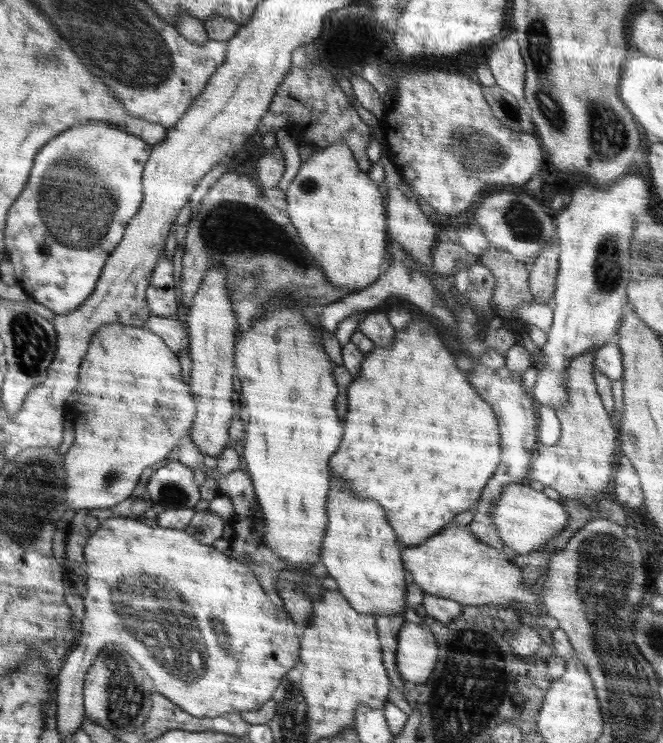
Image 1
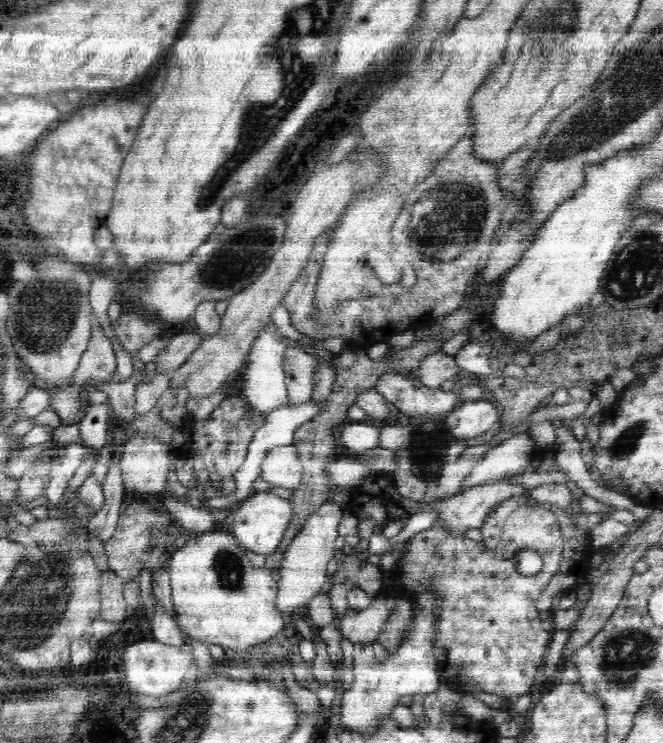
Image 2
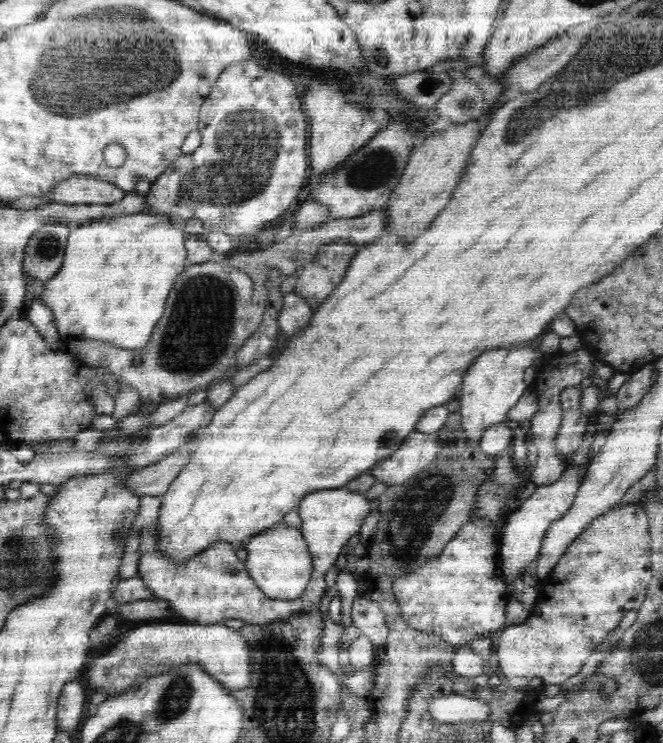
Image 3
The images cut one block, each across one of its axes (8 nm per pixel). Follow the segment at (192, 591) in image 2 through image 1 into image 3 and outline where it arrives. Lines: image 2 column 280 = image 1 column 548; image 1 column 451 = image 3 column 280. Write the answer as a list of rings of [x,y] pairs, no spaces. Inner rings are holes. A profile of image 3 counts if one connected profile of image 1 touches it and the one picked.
[[[276,524],[250,538],[246,549],[245,570],[266,596],[288,602],[306,591],[313,574],[312,555],[300,529]]]

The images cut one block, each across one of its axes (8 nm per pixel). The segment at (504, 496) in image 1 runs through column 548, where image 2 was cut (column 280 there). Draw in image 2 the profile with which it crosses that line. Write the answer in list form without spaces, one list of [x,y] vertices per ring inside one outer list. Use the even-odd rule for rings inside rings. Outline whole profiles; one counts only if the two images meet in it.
[[[266,491],[253,492],[239,504],[229,517],[228,529],[244,548],[256,554],[269,555],[276,550],[292,520],[293,509],[290,500]]]

